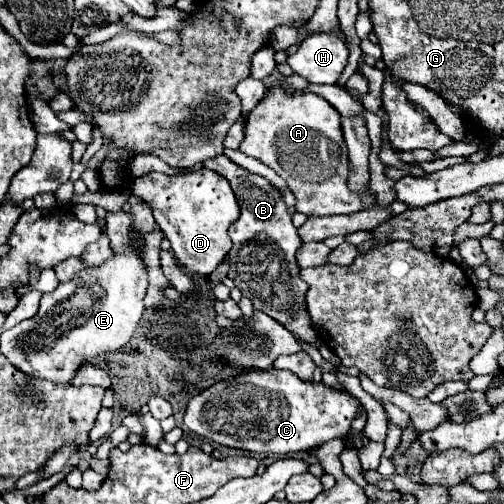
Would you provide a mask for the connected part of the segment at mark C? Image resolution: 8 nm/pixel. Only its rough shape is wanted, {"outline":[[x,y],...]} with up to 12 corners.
{"outline":[[290,370],[194,396],[184,426],[286,456],[346,438],[364,406]]}

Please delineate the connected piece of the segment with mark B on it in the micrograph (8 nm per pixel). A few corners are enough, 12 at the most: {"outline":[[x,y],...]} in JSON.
{"outline":[[224,154],[228,276],[256,310],[318,336],[294,258],[302,240],[280,190]]}

